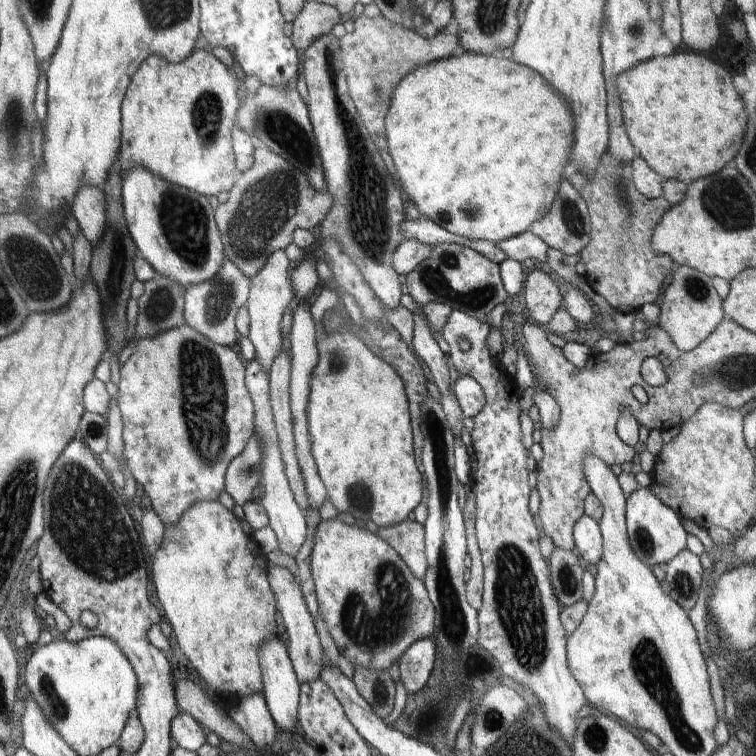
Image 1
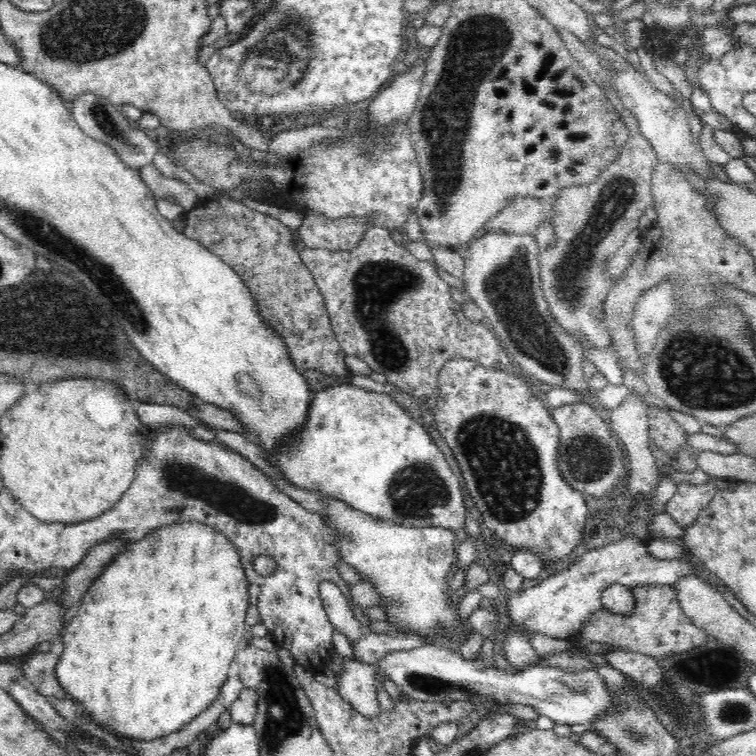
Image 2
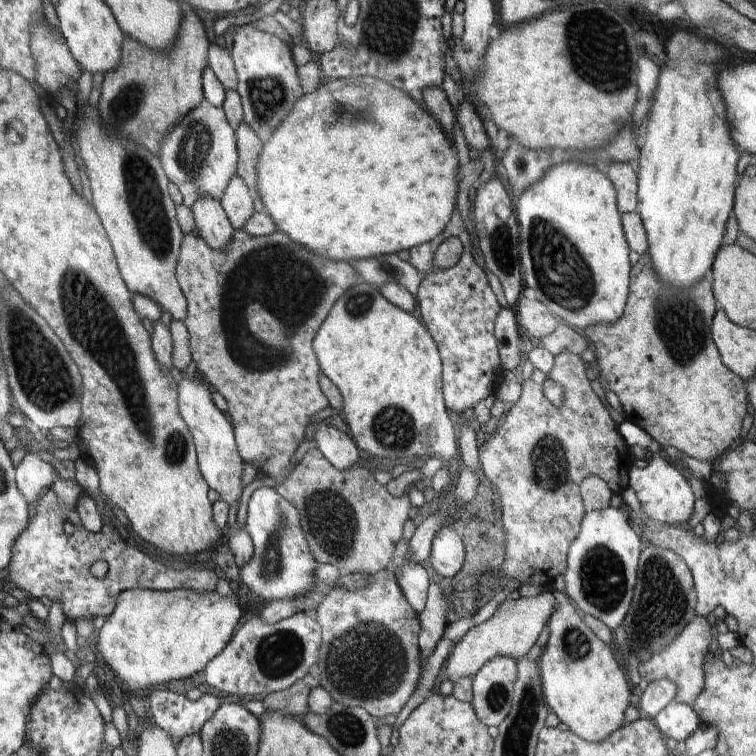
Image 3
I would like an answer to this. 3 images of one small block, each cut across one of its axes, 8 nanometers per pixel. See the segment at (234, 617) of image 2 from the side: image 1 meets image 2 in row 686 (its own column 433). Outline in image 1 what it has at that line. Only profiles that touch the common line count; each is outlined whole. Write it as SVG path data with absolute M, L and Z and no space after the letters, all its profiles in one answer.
M466 51L462 56L429 62L407 74L394 89L390 108L385 116L388 152L393 157L397 172L394 179L400 179L396 182L402 190L404 199L412 200L422 215L427 216L444 230L464 238L493 243L524 234L533 222L539 221L548 214L564 179L562 177L564 167L571 162L571 148L574 142L573 126L573 114L570 113L569 104L540 73L512 59L507 59L500 53L485 55L472 51Z

